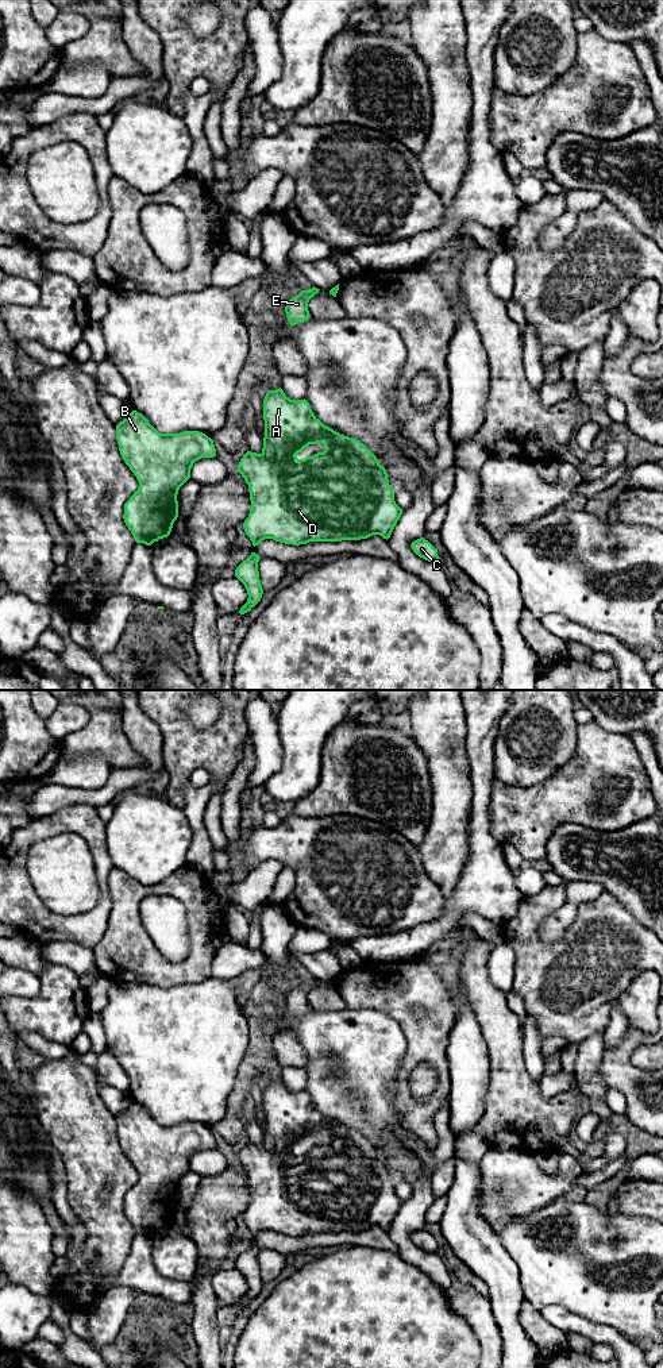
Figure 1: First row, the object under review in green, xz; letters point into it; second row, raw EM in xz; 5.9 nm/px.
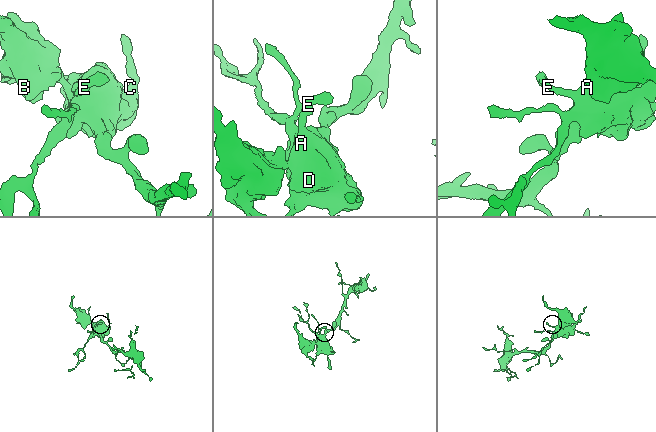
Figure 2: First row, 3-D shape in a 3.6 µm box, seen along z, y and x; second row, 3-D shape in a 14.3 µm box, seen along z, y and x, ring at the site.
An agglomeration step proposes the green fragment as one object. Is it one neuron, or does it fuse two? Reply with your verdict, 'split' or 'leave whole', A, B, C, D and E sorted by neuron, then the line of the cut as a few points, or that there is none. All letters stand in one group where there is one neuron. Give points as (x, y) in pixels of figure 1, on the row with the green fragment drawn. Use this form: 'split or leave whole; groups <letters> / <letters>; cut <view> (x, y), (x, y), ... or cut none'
leave whole; groups A B C D E; cut none

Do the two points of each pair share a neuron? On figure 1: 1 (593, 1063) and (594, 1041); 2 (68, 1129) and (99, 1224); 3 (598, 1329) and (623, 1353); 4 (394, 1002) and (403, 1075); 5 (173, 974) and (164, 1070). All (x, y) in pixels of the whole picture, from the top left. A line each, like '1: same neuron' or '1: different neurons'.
1: same neuron
2: same neuron
3: same neuron
4: same neuron
5: different neurons

